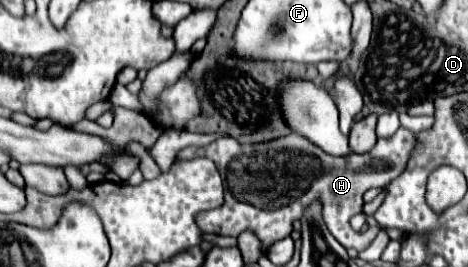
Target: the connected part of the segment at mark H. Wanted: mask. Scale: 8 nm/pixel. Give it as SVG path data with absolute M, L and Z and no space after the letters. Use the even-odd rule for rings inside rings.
M399 127L395 135L377 141L377 145L363 155L351 153L347 157L331 157L309 139L291 133L281 139L263 143L263 145L241 145L233 137L219 137L205 147L185 147L177 159L195 159L195 157L209 157L215 161L223 183L225 183L225 203L207 213L199 213L197 221L205 233L215 235L231 235L237 237L243 229L253 229L259 239L269 247L273 241L291 235L293 221L301 217L305 205L309 205L307 193L313 189L311 197L323 201L323 213L331 235L345 247L355 247L363 251L375 239L380 231L378 227L370 227L366 231L353 231L349 225L351 217L363 211L363 193L373 187L385 187L395 177L399 177L411 153L417 145L417 135L405 127ZM267 167L273 171L267 175ZM299 179L299 181L287 181ZM257 205L257 209L251 209Z

